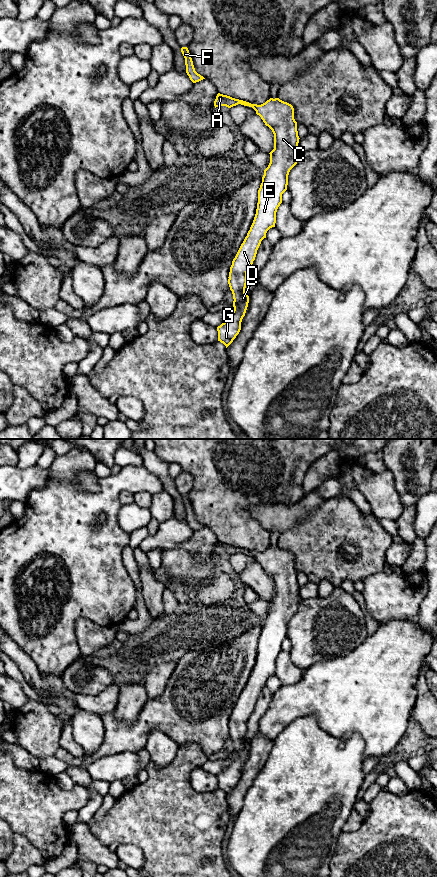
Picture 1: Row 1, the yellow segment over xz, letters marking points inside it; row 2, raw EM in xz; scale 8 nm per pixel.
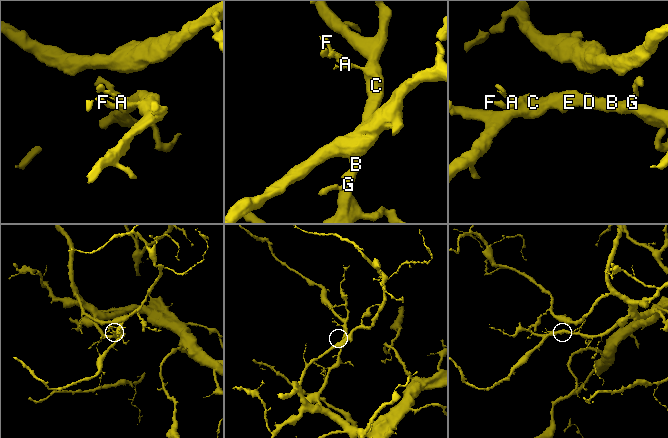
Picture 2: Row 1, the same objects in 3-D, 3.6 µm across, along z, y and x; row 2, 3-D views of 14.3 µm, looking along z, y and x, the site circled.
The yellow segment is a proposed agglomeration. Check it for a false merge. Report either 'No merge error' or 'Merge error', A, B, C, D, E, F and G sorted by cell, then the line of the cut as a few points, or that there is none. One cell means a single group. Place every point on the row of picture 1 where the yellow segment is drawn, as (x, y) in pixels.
No merge error. Groups: A B C D E F G. No split

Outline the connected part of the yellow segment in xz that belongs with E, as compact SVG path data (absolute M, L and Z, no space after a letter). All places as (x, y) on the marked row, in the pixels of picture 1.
M218 93L214 106L231 108L238 104L252 107L266 126L274 134L274 149L270 154L270 163L264 170L262 183L258 190L256 214L250 230L241 244L230 267L228 284L233 294L234 310L227 321L217 327L218 341L226 348L233 342L241 330L249 296L245 293L247 272L255 260L261 241L267 231L275 227L276 212L282 203L282 194L287 190L288 175L297 164L300 153L297 122L294 108L279 98L270 98L261 105L232 98Z

